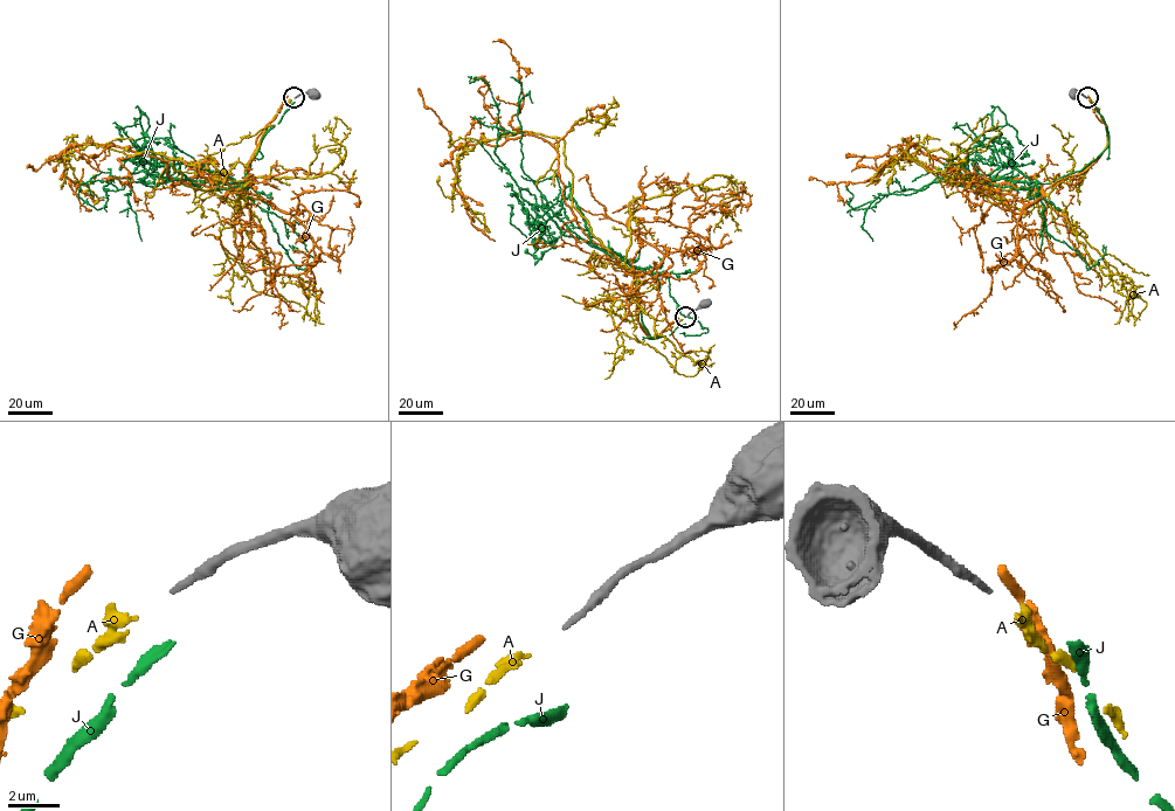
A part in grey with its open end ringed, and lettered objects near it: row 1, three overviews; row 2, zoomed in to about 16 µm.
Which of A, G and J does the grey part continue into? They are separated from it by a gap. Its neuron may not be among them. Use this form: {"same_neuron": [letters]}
{"same_neuron": []}

